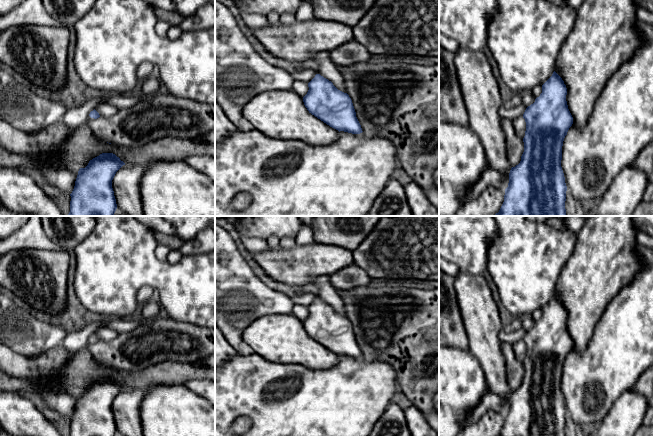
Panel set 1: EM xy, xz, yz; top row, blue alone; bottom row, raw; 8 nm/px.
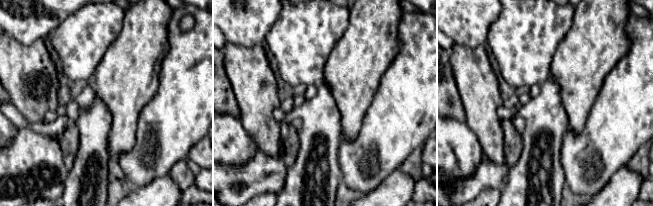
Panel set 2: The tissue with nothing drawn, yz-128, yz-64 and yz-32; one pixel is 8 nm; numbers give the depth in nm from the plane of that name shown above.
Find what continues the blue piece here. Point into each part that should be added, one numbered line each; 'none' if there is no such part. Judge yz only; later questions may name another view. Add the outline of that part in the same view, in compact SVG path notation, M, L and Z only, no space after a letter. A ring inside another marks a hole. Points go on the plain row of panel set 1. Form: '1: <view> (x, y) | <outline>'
none

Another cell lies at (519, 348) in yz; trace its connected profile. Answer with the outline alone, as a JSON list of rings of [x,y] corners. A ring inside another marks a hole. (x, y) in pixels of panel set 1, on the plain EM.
[[[523,340],[513,344],[513,351],[516,357],[516,361],[523,363],[526,355],[526,346]]]

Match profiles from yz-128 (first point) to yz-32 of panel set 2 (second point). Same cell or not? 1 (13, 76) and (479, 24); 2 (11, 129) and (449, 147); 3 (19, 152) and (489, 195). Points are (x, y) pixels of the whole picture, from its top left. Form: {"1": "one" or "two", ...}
{"1": "two", "2": "one", "3": "two"}

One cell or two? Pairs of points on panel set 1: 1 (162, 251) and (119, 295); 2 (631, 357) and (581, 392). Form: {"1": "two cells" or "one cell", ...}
{"1": "two cells", "2": "one cell"}

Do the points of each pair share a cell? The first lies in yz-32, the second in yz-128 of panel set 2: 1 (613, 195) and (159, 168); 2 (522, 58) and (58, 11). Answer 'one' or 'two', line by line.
1: two
2: two

